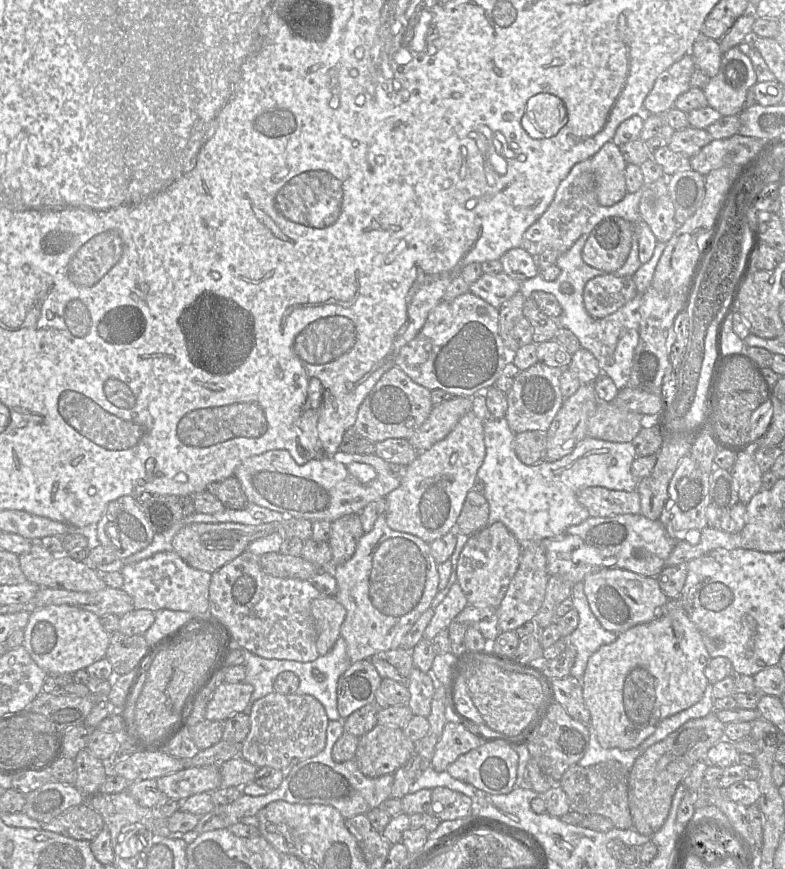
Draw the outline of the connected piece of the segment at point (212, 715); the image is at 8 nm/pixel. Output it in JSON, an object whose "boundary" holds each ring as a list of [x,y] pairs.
{"boundary":[[[245,681],[237,683],[221,683],[216,685],[212,697],[207,704],[205,719],[224,722],[234,714],[243,712],[253,693],[253,686]]]}

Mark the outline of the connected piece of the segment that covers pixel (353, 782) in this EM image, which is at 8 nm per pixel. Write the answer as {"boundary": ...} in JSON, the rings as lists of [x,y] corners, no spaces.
{"boundary":[[[329,720],[324,749],[314,757],[300,761],[295,765],[277,789],[261,796],[242,794],[231,804],[217,805],[213,811],[239,821],[242,817],[256,816],[268,804],[282,800],[292,804],[330,805],[336,808],[344,819],[348,819],[359,814],[366,814],[381,806],[391,797],[393,774],[370,778],[359,770],[355,758],[342,763],[335,762],[332,758],[332,748],[343,733],[343,720]]]}

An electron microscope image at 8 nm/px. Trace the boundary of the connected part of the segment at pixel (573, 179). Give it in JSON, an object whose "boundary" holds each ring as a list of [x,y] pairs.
{"boundary":[[[587,159],[575,164],[567,177],[560,182],[551,204],[524,233],[522,247],[532,256],[546,249],[554,249],[560,254],[566,252],[582,235],[589,218],[599,205],[592,162]]]}

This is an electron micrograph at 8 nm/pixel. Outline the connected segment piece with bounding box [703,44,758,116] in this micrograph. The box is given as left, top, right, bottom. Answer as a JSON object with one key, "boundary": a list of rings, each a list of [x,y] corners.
{"boundary":[[[742,44],[723,53],[718,74],[710,78],[703,91],[708,106],[715,109],[722,116],[739,115],[745,108],[745,99],[748,89],[757,82],[753,64],[748,55],[744,53]]]}

